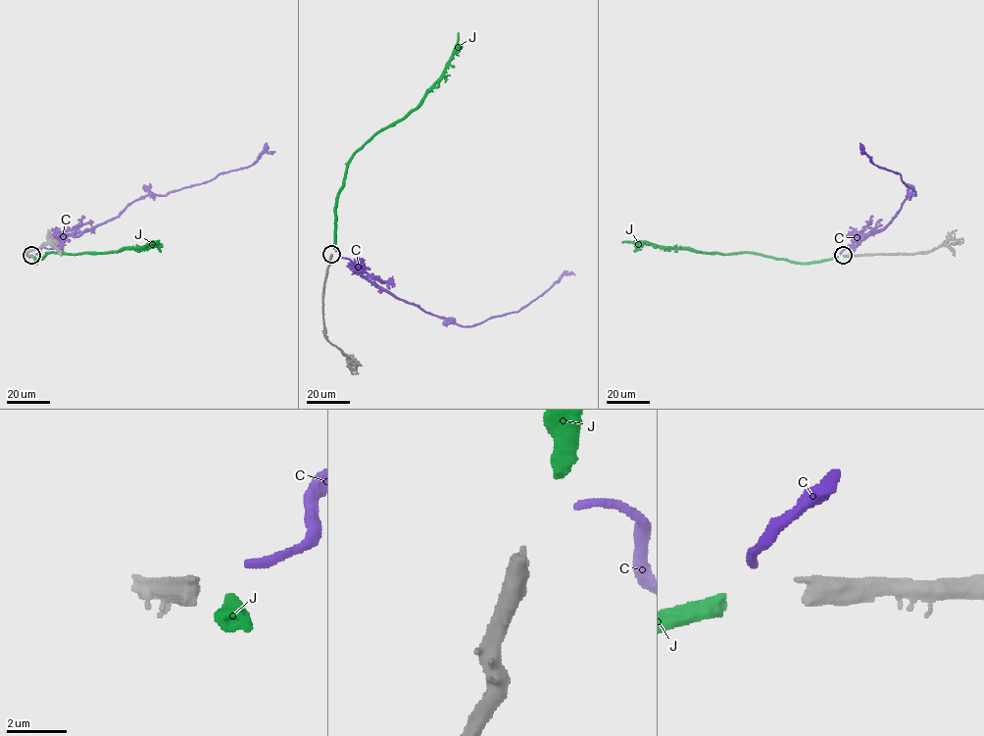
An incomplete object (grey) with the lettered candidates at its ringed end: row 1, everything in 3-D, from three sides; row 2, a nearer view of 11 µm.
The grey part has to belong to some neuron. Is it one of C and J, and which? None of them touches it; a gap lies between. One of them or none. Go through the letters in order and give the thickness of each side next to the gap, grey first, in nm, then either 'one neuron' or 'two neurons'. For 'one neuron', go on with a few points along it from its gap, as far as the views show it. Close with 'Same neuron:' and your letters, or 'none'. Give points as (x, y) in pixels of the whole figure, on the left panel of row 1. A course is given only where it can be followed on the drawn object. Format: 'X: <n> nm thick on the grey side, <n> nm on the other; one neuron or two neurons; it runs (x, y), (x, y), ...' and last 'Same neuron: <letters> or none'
C: 360 nm thick on the grey side, 280 nm on the other; two neurons
J: 360 nm thick on the grey side, 480 nm on the other; one neuron; it runs (33, 256), (35, 262), (47, 253), (117, 252), (158, 241)
Same neuron: J

